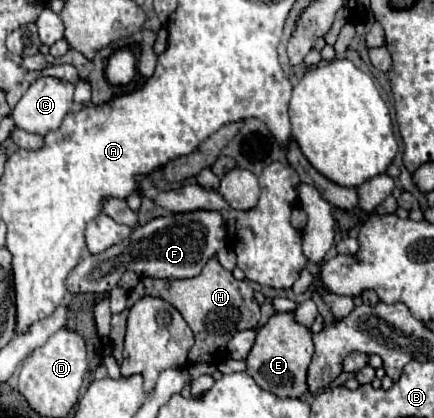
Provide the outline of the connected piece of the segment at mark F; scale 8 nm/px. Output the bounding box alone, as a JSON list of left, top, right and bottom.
[68,211,226,293]

